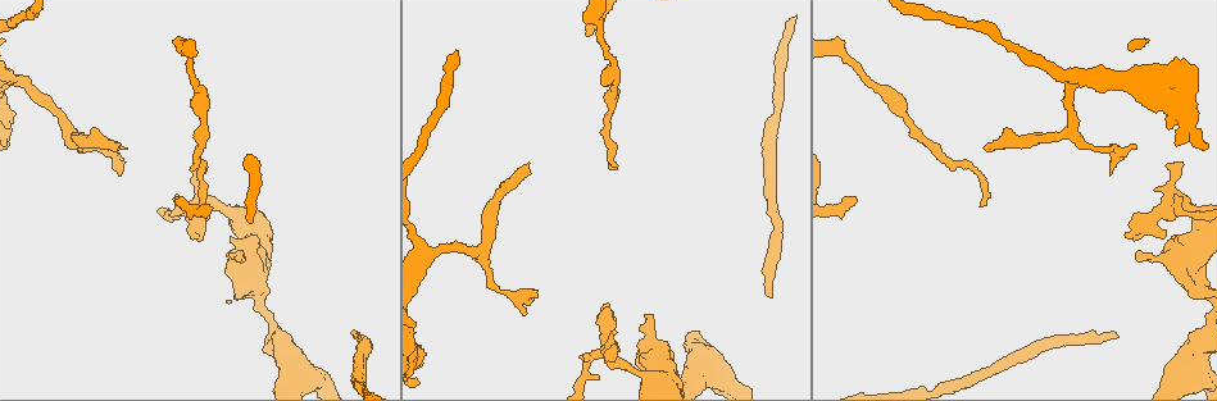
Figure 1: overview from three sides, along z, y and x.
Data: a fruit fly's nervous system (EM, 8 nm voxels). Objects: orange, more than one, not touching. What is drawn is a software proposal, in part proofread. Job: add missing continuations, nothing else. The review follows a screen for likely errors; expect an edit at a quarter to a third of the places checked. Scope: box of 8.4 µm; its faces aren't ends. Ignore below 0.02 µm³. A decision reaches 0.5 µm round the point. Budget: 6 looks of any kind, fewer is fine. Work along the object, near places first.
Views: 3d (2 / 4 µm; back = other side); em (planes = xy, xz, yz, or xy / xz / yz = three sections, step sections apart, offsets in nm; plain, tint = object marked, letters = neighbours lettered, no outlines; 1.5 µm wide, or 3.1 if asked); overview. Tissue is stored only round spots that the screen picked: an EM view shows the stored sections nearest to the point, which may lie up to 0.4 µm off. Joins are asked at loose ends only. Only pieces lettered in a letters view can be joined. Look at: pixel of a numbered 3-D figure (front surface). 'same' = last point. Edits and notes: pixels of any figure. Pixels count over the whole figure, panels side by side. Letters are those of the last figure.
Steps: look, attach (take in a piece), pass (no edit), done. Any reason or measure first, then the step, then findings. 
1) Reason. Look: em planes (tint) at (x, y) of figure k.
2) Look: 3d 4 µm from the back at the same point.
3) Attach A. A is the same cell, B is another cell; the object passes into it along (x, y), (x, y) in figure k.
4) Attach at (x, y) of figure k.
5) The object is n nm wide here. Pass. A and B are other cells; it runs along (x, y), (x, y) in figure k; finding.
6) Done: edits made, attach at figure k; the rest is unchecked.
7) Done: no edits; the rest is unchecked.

Look: em planes (letters) at (770, 295) of figure 1.

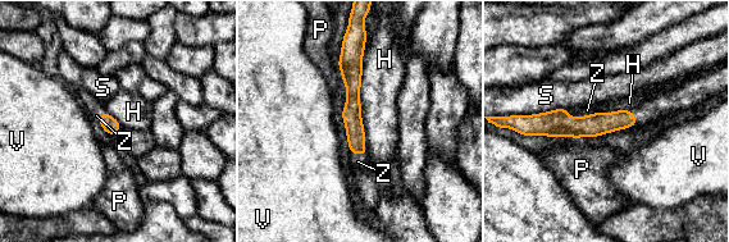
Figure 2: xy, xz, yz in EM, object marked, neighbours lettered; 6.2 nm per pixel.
Attach Z. Z is the same cell, H, P, S and V are other cells; the object passes into it along (554, 123), (579, 118), (587, 110) in figure 2; it goes on there.

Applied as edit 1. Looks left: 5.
Branch stops here. Look: 3d 2 µm at (1183, 162) of figure 1.

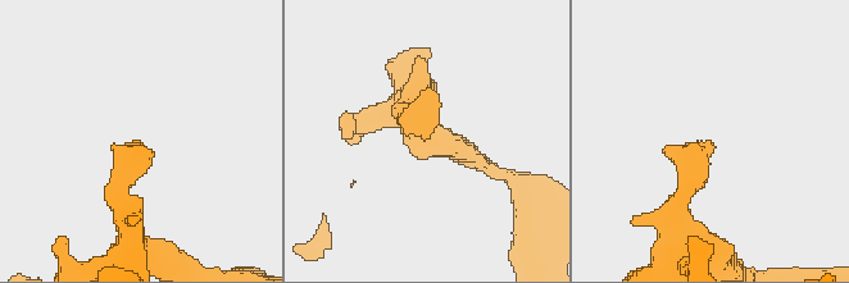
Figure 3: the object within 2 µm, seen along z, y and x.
Look: em 3.1 µm planes (tint) at (710, 143) of figure 3.

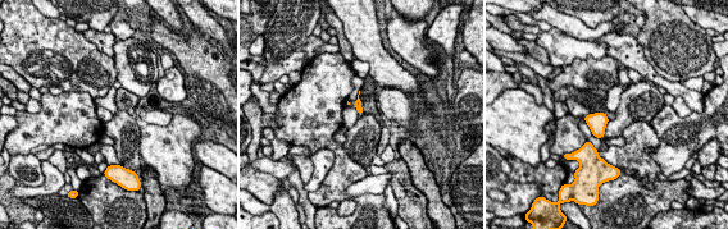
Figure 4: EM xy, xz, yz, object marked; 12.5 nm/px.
Look: em 3.1 µm planes (letters) at the same point.

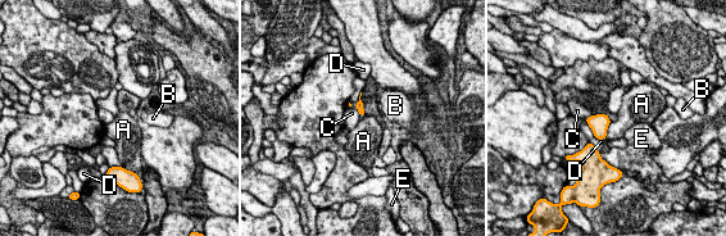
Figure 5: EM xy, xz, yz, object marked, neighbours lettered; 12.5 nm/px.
Pass. A, B, C, D and E are other cells; none of them fits.

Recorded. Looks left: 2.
Branch stops here. Look: em planes (letters) at (119, 173) of figure 1.

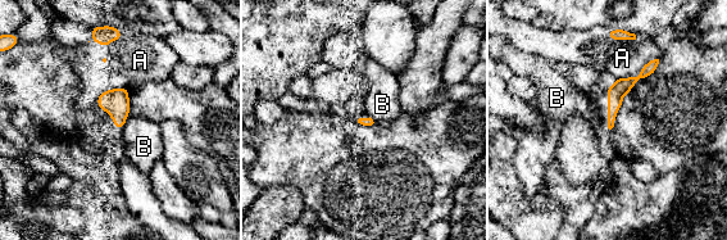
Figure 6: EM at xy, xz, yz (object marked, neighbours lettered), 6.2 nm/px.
Pass. A and B are other cells; it runs along (654, 63), (614, 98), (610, 123) in figure 6; no lettered piece goes on from it.

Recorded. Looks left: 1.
Done: edits made, attach at figure 2; the rest is unchecked.

